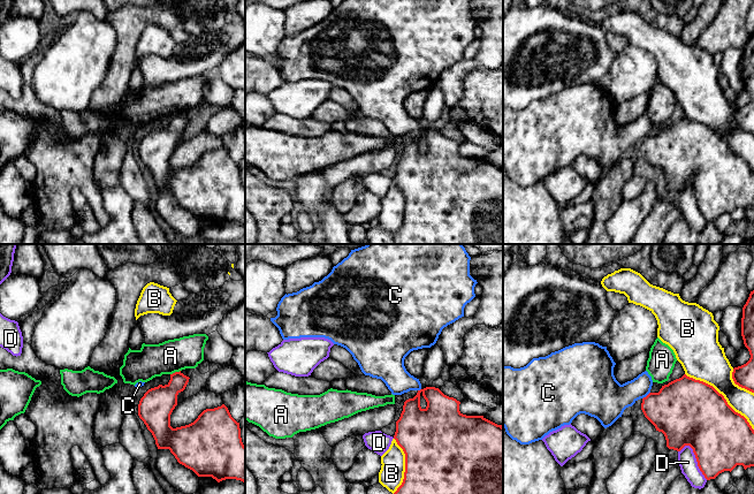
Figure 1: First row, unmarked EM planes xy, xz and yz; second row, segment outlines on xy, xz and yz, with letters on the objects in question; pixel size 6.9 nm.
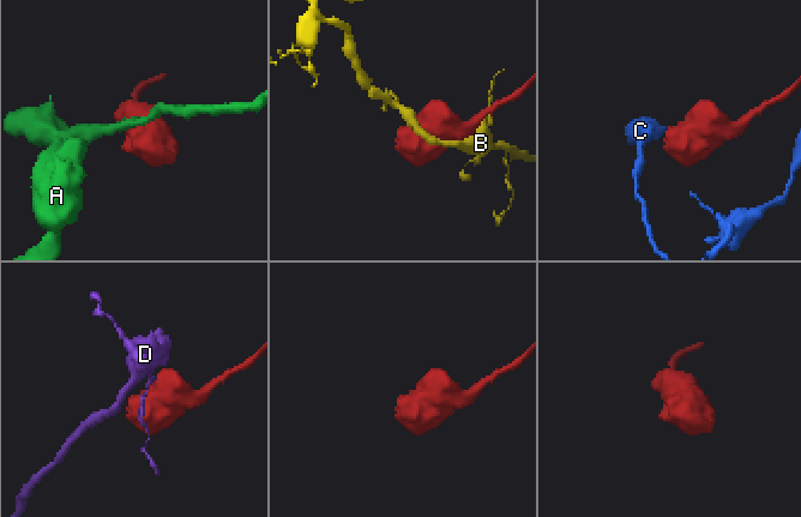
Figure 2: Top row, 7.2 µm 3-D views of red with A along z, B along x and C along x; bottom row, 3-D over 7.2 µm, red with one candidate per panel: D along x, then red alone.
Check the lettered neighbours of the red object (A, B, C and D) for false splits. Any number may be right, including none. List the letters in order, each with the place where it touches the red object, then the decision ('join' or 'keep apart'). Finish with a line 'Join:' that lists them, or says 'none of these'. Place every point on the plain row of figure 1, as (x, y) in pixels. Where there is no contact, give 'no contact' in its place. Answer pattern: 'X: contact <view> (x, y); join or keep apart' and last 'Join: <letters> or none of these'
A: contact xy (175, 114); keep apart
B: contact yz (722, 137); keep apart
C: contact yz (647, 137); keep apart
D: contact yz (697, 203); keep apart
Join: none of these

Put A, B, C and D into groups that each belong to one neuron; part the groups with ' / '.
A / B / C / D

